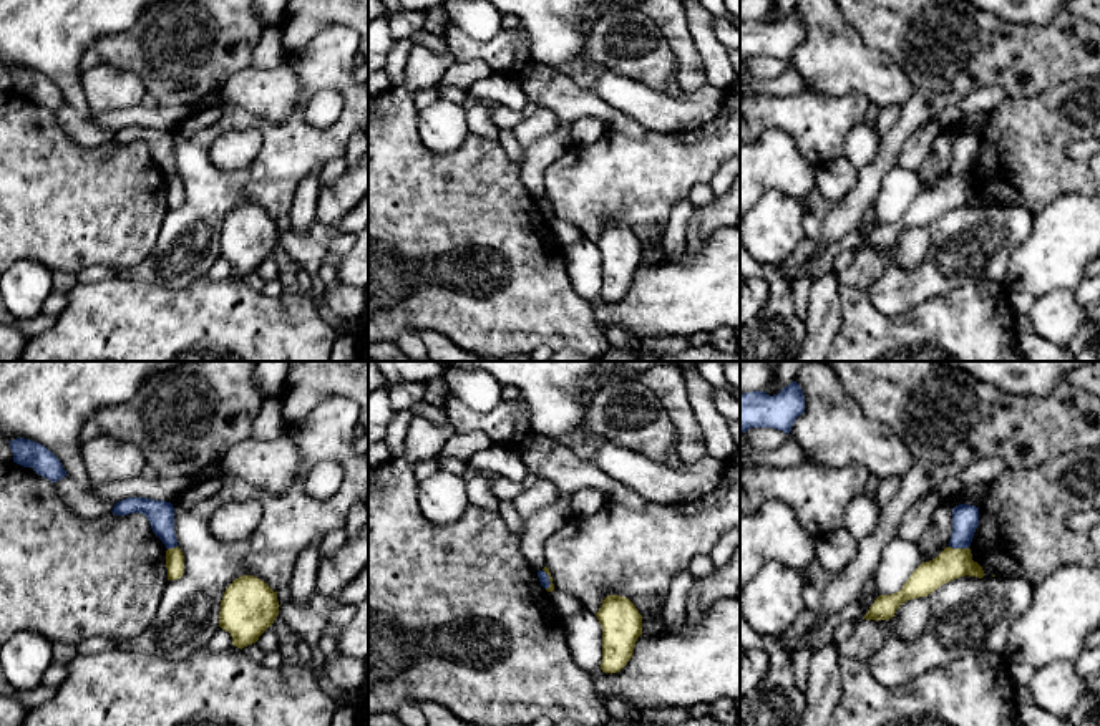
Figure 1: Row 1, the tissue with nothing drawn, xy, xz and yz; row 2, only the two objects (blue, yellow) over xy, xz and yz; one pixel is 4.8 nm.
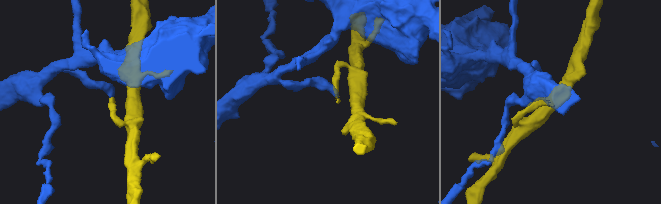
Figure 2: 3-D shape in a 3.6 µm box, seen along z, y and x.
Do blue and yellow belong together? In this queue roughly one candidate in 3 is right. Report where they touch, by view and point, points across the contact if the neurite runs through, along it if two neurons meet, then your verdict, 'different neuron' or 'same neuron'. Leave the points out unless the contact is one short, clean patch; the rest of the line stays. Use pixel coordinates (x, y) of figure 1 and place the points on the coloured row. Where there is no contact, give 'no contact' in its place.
yz (959, 547) | along yz (949, 546), (968, 547) | different neuron

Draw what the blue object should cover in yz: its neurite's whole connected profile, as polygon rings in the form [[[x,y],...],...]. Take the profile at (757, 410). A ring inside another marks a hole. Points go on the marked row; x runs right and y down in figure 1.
[[[796,381],[778,394],[750,391],[740,394],[740,431],[773,428],[790,434],[793,423],[805,411],[805,396]]]

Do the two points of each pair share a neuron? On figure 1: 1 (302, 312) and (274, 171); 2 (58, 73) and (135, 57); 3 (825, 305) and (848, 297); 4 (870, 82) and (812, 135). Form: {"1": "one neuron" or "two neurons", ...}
{"1": "two neurons", "2": "two neurons", "3": "two neurons", "4": "two neurons"}

